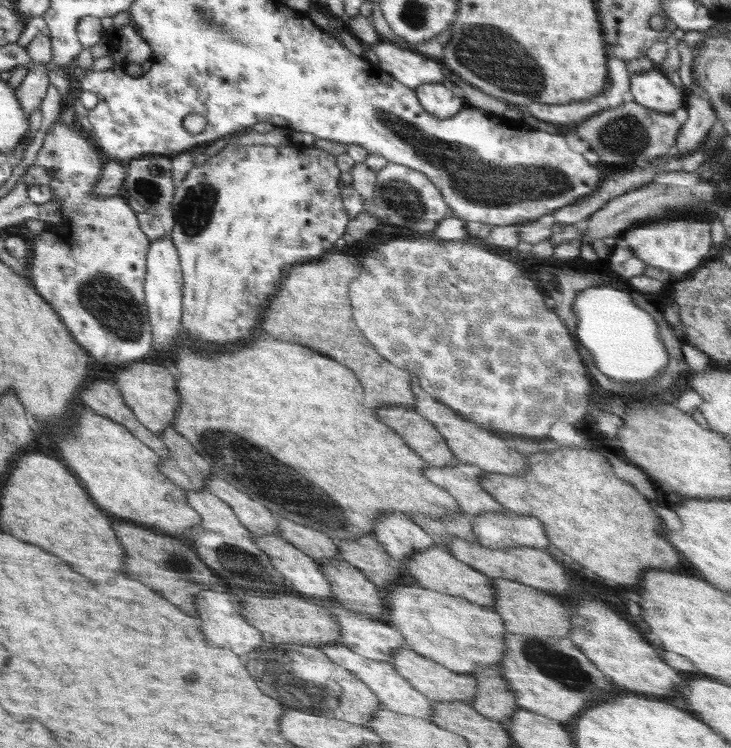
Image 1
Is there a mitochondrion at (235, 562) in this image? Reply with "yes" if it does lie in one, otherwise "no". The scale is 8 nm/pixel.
yes

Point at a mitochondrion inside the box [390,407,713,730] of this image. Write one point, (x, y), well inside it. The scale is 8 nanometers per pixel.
(553, 662)

